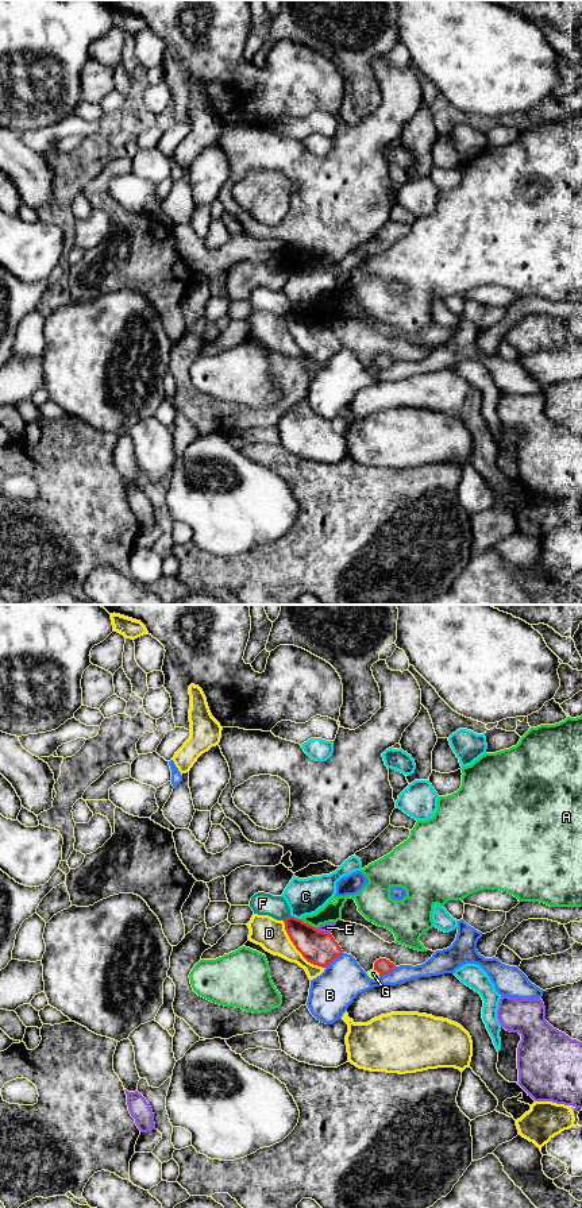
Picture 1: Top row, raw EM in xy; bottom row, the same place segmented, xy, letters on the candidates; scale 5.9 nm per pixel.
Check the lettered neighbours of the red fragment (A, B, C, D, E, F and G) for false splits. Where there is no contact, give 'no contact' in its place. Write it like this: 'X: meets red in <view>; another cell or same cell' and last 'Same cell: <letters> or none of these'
A: meets red in xy; another cell
B: meets red in xy; another cell
C: meets red in xy; another cell
D: meets red in xy; another cell
E: meets red in xy; another cell
F: meets red in xy; another cell
G: meets red in xy; another cell
Same cell: none of these

